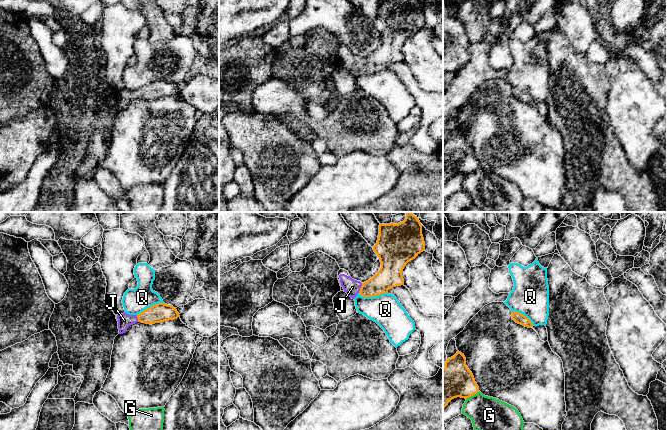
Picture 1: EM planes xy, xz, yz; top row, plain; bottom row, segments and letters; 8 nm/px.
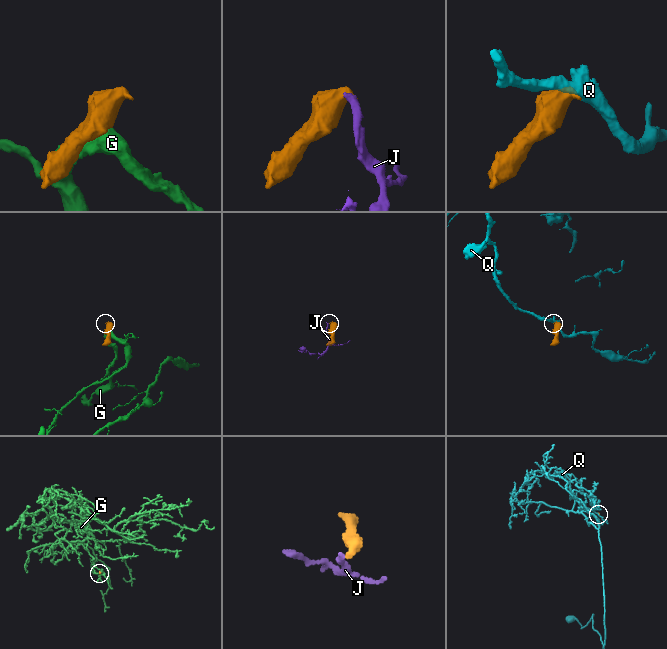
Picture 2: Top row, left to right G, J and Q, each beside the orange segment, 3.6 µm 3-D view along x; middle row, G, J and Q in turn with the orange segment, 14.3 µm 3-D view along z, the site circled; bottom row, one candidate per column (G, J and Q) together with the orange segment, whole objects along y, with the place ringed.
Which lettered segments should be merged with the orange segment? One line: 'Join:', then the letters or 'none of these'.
Join: J

